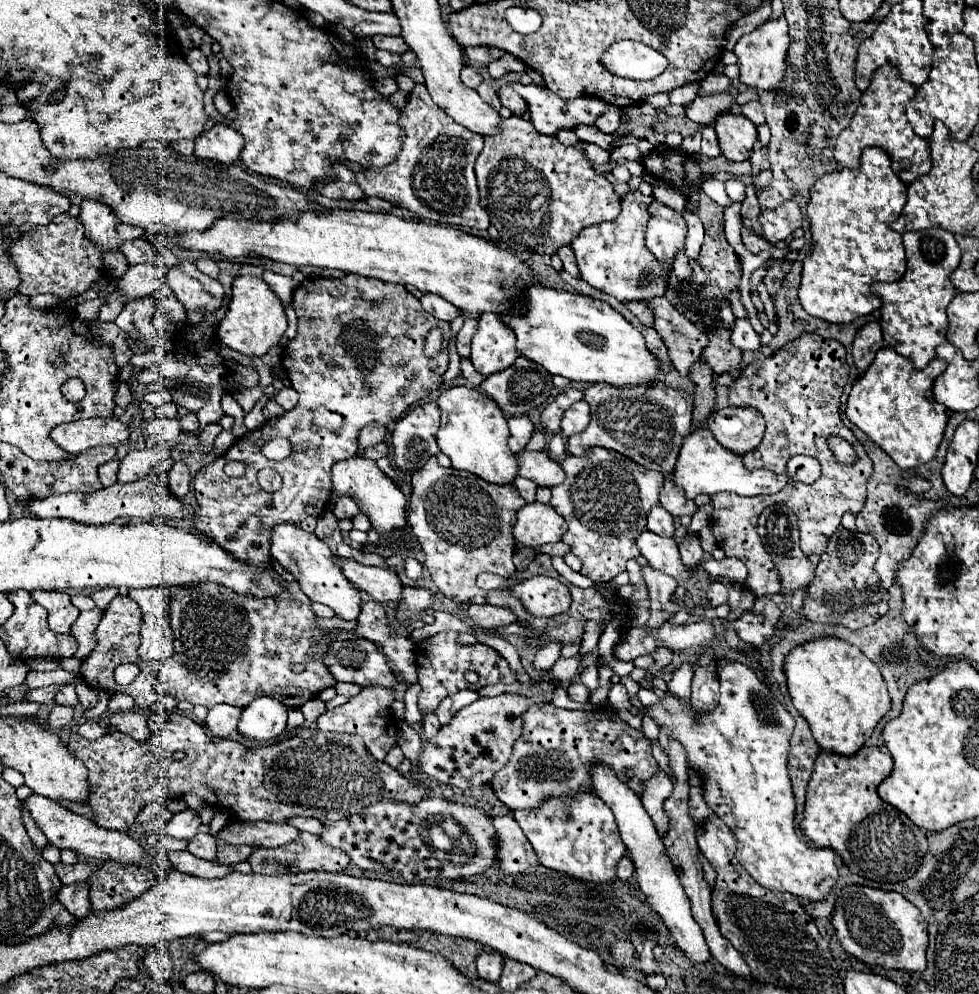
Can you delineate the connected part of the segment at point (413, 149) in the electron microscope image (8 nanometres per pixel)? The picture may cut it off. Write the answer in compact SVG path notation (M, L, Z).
M415 84L415 88L411 90L411 100L401 112L401 128L407 132L407 136L403 140L399 158L391 166L367 168L365 172L357 174L357 184L363 188L363 192L367 196L377 196L395 206L407 208L415 212L417 216L431 220L431 222L463 226L463 228L473 228L473 230L487 230L491 226L491 220L489 220L487 210L479 206L477 180L473 172L473 164L479 152L483 150L483 138L477 136L475 132L469 132L467 128L461 128L455 120L449 120L449 116L445 116L445 112L437 108L425 84Z

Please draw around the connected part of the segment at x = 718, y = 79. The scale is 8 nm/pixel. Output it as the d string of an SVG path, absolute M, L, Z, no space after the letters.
M709 74L705 80L699 82L701 88L709 94L715 94L715 92L725 92L727 86L729 86L729 78L727 76L719 76L719 74Z

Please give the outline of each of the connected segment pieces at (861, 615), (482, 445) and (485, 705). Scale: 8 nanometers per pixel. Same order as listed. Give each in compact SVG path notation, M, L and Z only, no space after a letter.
M839 528L827 544L827 550L821 554L821 560L815 570L815 578L807 588L805 598L805 616L811 622L821 624L841 624L849 630L859 630L887 612L889 594L881 588L879 576L873 570L879 544L873 536L861 532L849 532Z
M453 386L445 390L439 400L441 426L437 432L437 444L443 454L449 456L451 466L457 470L471 472L491 484L513 484L519 474L519 464L515 454L507 446L509 428L503 412L485 394L467 386Z
M499 694L495 698L479 698L473 704L461 708L461 712L457 712L449 724L441 726L441 730L423 744L423 752L419 758L421 772L429 774L437 782L461 790L487 784L511 756L513 742L521 734L521 714L525 712L525 708L539 702L543 702L541 694L535 698L523 698L519 694Z

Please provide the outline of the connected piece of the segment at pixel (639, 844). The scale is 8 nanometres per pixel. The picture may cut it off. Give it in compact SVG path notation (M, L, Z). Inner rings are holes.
M593 766L591 770L593 774L593 786L595 786L595 794L611 808L617 824L619 824L619 832L621 832L621 840L629 850L629 856L635 864L635 872L637 872L637 886L645 896L645 902L661 916L663 924L669 928L677 948L695 964L705 964L711 958L711 952L705 944L703 932L699 928L699 924L693 920L691 916L691 904L689 898L683 892L683 886L679 882L679 876L673 868L673 862L669 860L663 840L657 836L653 822L649 820L649 814L645 812L641 798L627 788L621 780L617 780L615 772L611 772L609 766Z

